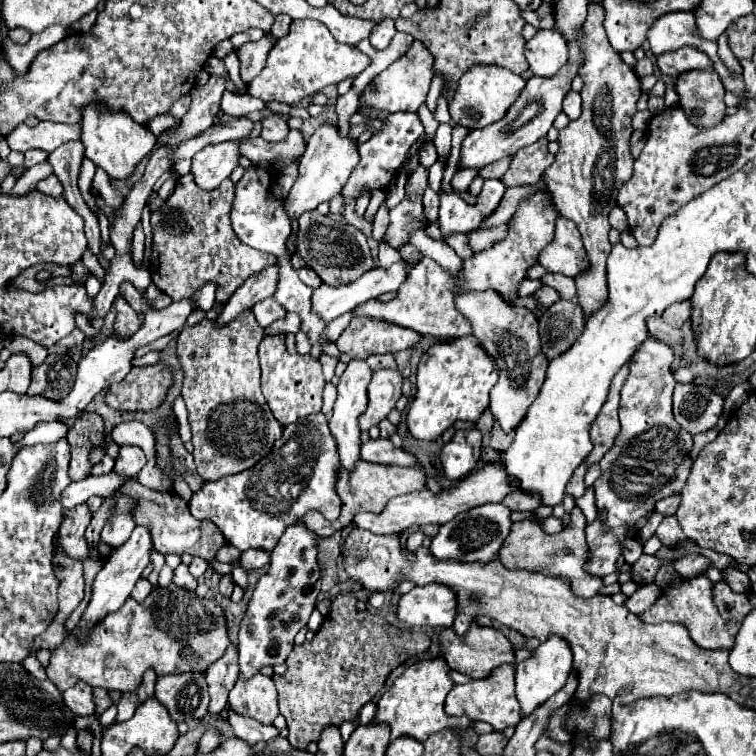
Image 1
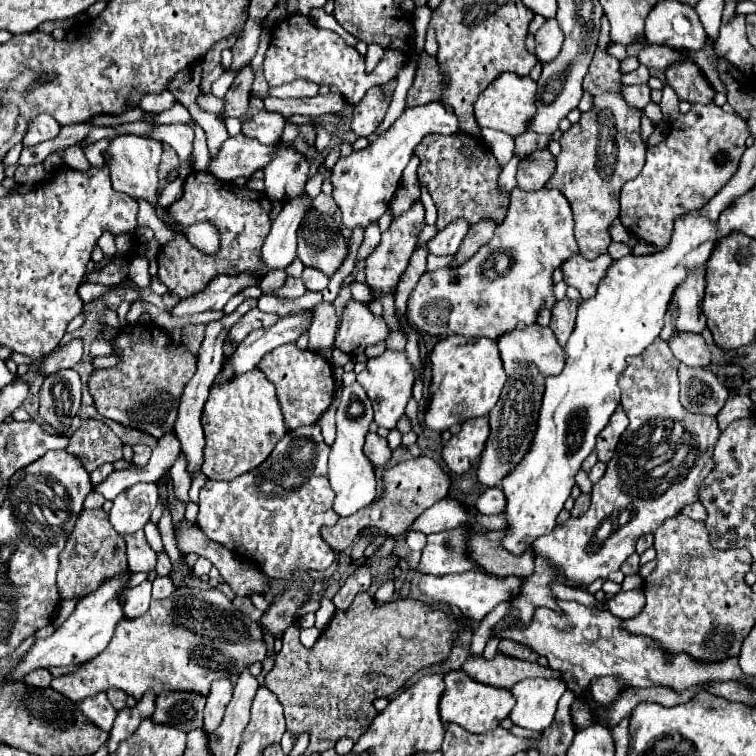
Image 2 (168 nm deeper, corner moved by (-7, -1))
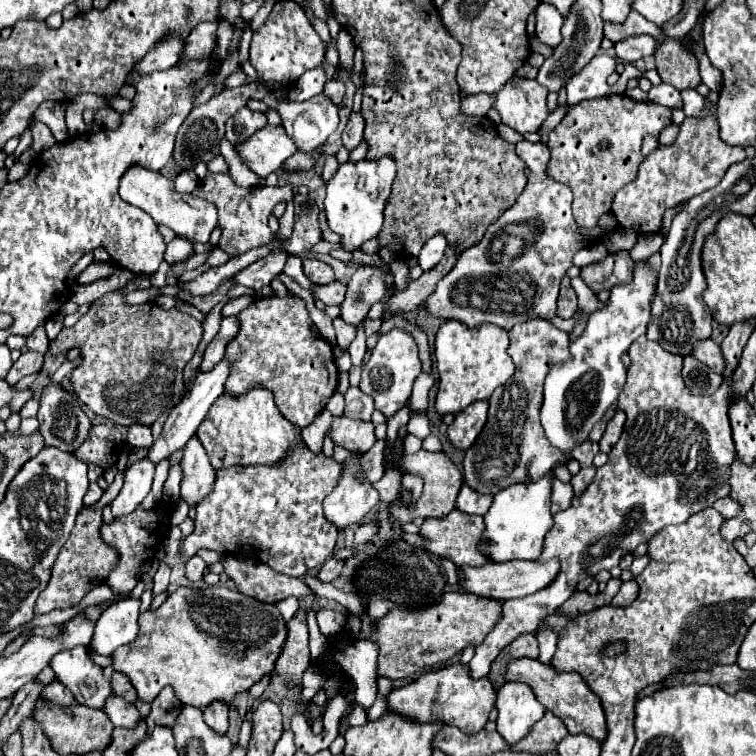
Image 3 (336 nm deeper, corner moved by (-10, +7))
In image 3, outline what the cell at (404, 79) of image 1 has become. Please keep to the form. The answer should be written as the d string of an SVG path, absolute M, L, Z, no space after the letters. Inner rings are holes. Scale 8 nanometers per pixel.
M351 112L349 122L343 130L343 146L353 150L361 140L363 140L363 130L365 130L365 118L361 112Z

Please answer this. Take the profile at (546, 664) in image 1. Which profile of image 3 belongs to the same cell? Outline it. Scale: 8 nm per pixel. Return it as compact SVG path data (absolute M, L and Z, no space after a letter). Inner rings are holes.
M505 682L499 688L497 710L497 732L503 734L509 744L519 742L547 712L547 708L531 692L531 686L523 682Z

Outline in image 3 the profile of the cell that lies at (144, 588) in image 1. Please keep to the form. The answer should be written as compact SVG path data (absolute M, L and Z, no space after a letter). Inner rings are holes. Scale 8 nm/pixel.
M125 598L111 604L99 618L95 628L95 642L91 642L91 650L111 656L111 652L123 644L131 644L137 638L139 626L139 598Z

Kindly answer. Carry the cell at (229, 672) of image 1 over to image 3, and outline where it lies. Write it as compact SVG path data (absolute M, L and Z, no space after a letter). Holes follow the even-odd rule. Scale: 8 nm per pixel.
M215 702L203 710L203 718L213 730L225 734L229 726L229 706L223 702Z

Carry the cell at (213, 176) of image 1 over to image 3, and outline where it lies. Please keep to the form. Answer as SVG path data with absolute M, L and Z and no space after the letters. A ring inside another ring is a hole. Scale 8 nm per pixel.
M265 126L245 142L237 144L235 150L243 164L251 168L263 182L267 174L275 172L297 152L297 146L291 142L283 126Z

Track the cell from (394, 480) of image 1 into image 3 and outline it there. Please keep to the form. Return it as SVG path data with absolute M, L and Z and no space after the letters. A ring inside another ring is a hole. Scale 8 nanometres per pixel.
M419 450L417 454L413 456L403 456L401 458L401 466L407 474L415 474L419 478L423 478L425 482L425 488L423 488L423 494L419 496L419 500L413 504L413 506L401 506L399 502L395 504L389 504L389 514L399 522L399 524L405 524L405 522L413 522L415 518L443 518L447 516L453 508L455 508L455 500L457 500L457 494L461 490L461 472L459 468L443 454L443 452L427 452L427 450Z

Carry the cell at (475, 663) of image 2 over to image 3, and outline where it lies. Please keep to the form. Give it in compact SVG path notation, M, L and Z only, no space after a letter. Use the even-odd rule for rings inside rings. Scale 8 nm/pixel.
M519 658L519 660L513 660L507 664L505 680L517 680L517 682L525 682L525 684L533 686L539 702L549 712L553 712L557 718L561 718L571 734L587 732L593 738L597 738L599 742L605 740L607 726L605 726L605 714L603 714L601 700L591 692L587 682L583 682L581 674L557 672L551 664L541 664L539 660L531 660L531 658Z

